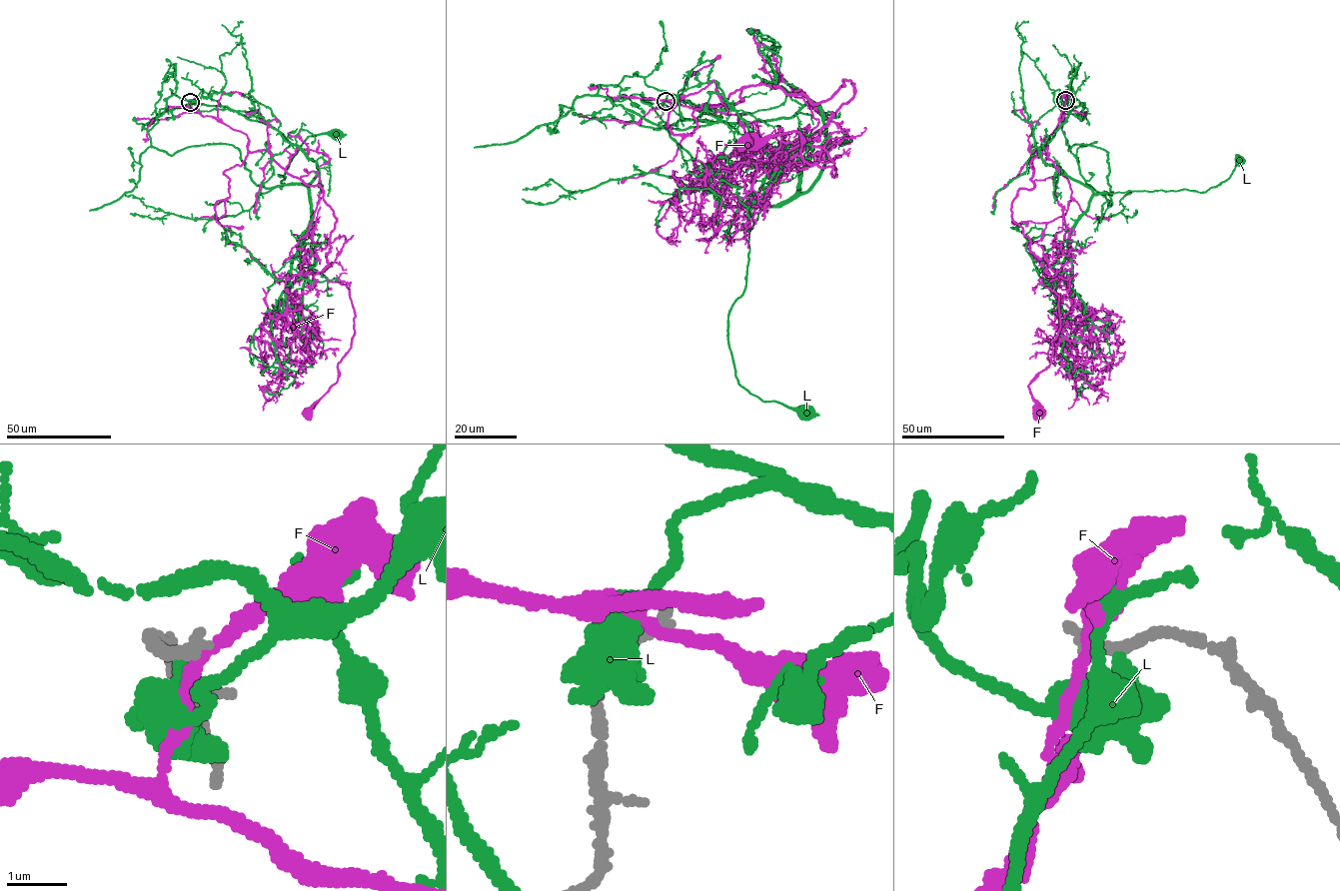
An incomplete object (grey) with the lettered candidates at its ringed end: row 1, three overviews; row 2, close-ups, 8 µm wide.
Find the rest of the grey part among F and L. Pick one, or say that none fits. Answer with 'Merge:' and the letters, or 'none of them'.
Merge: none of them

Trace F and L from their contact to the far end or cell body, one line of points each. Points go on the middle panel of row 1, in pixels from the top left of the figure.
F: (665, 101), (759, 84), (816, 103), (853, 84), (804, 148), (836, 176), (796, 132), (746, 144)
L: (665, 103), (637, 75), (598, 85), (663, 127), (708, 193), (759, 207), (729, 349), (738, 383), (806, 412)

